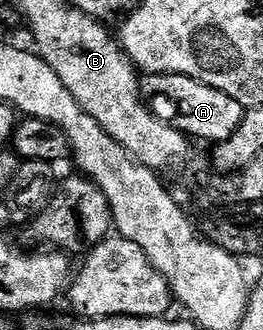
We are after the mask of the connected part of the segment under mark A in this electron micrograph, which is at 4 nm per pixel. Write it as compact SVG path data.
M147 74L142 79L141 90L144 95L156 94L159 98L168 98L175 105L176 118L174 125L188 139L200 138L203 142L218 144L229 140L233 132L243 122L245 107L237 104L233 96L225 96L225 92L217 92L217 88L209 88L209 84L201 84L189 76L180 74Z

